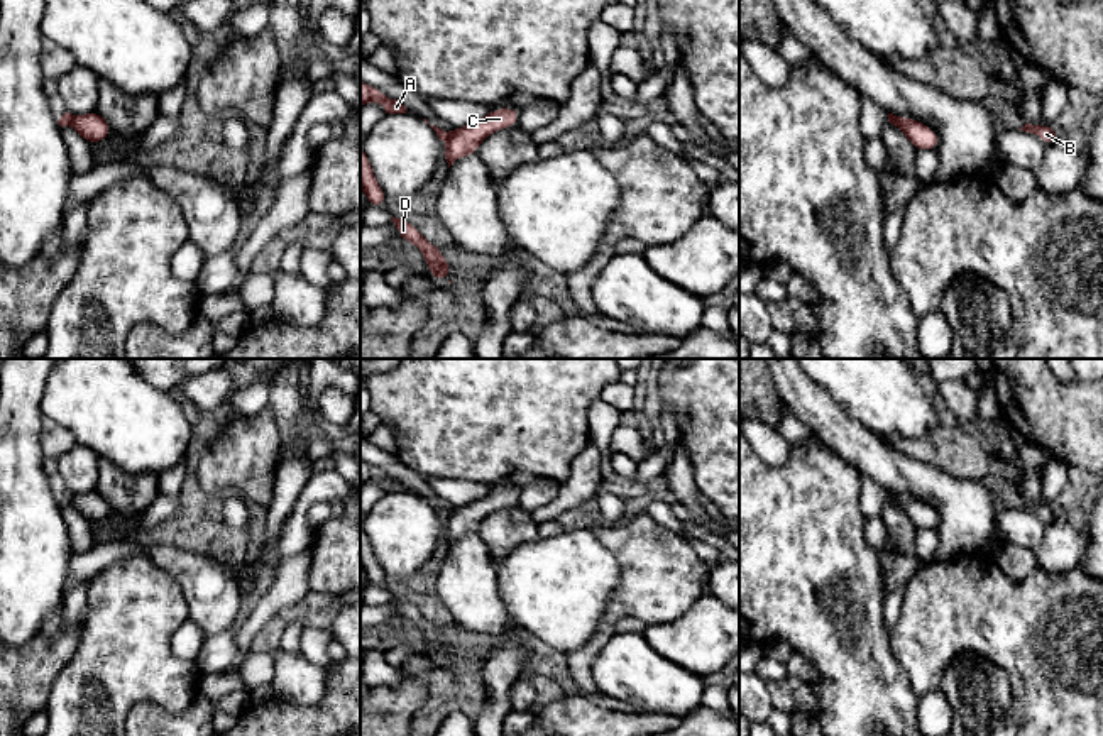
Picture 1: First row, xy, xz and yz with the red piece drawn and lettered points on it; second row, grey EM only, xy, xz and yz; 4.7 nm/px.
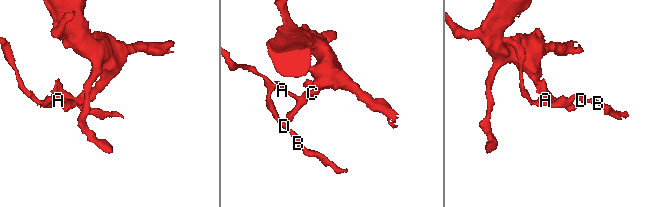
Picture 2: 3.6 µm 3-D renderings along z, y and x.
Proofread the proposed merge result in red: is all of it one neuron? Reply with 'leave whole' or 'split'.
split

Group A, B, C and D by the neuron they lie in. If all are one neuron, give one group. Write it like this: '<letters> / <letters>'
A B D / C

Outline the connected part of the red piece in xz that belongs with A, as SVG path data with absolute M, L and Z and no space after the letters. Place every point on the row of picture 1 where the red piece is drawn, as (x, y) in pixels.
M360 81L360 108L367 102L381 102L386 113L406 113L406 107L398 100L389 98L381 90Z

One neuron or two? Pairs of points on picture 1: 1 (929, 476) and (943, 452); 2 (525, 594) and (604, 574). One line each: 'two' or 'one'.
1: two
2: one

